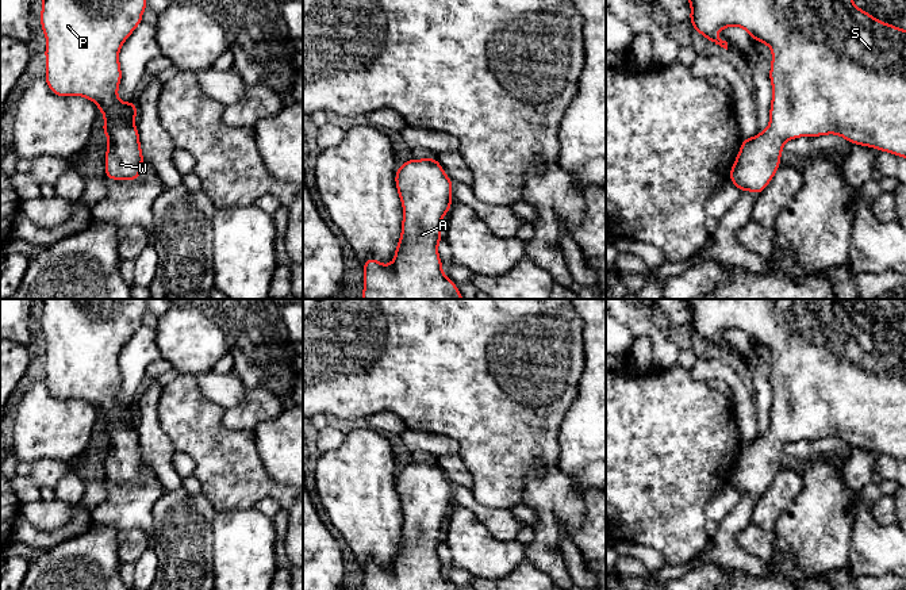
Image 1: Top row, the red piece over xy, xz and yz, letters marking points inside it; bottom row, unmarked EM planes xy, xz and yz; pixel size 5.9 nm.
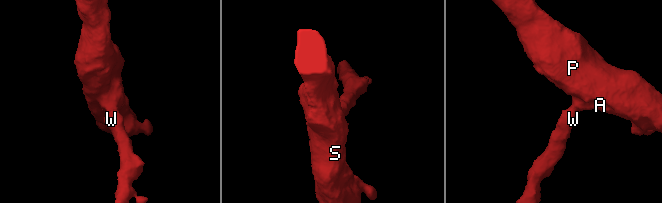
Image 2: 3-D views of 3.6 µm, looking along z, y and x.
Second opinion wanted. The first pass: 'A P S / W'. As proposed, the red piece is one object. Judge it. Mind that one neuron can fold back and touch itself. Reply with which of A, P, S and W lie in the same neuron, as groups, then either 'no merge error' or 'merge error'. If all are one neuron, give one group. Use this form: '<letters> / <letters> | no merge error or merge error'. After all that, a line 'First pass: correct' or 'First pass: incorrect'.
A P S W | no merge error
First pass: incorrect

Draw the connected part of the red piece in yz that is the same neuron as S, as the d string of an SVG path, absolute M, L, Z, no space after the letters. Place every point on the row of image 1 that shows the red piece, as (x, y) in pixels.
M688 0L691 4L690 20L694 30L710 42L728 50L728 42L717 37L722 28L738 26L744 28L755 41L765 43L772 51L769 80L772 84L772 100L769 110L769 126L756 137L742 139L740 153L732 166L729 180L742 192L756 192L757 196L773 179L780 166L783 146L787 141L799 137L819 137L836 134L853 145L875 148L906 158L906 30L876 20L874 15L860 9L853 0Z

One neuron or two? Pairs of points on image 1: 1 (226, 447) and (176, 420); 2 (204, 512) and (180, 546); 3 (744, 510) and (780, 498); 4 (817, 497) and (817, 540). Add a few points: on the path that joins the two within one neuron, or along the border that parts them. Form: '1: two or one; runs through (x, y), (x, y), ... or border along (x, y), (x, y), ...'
1: one; runs through (214, 447), (188, 421)
2: one; runs through (196, 520), (184, 532), (184, 537)
3: two; border along (759, 500), (749, 523)
4: one; runs through (817, 508), (817, 529)

